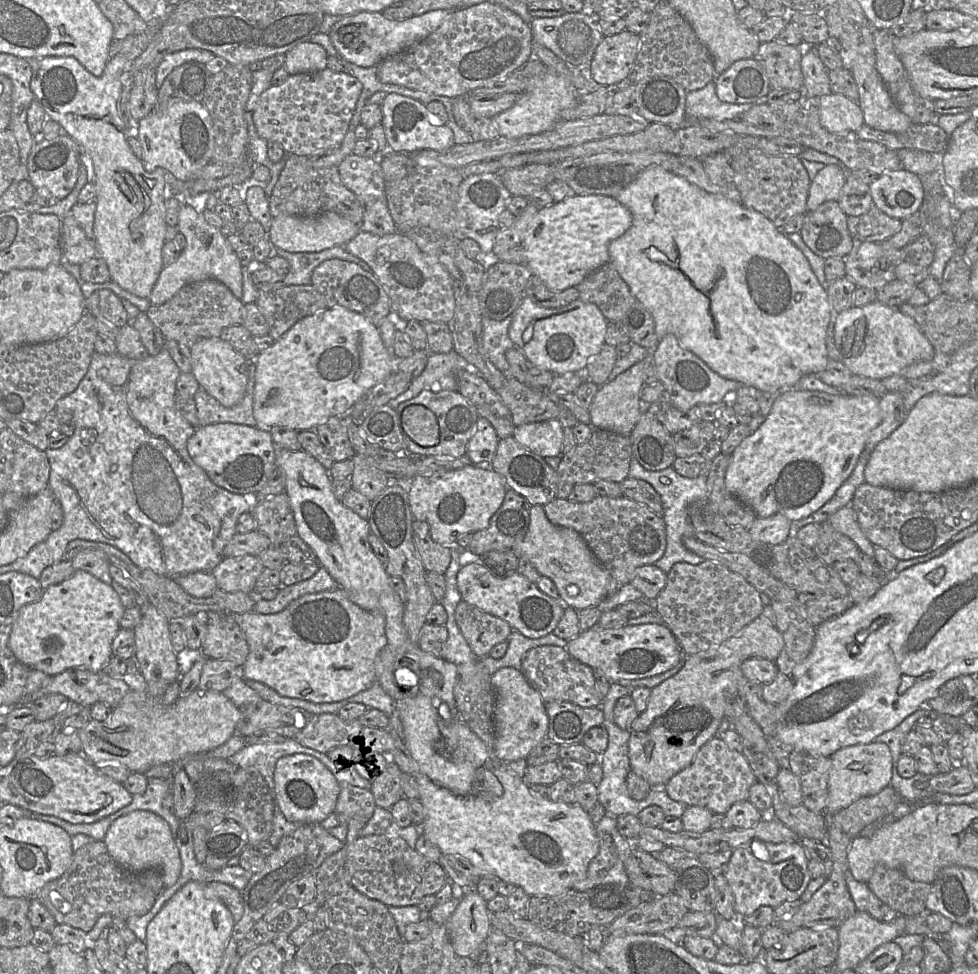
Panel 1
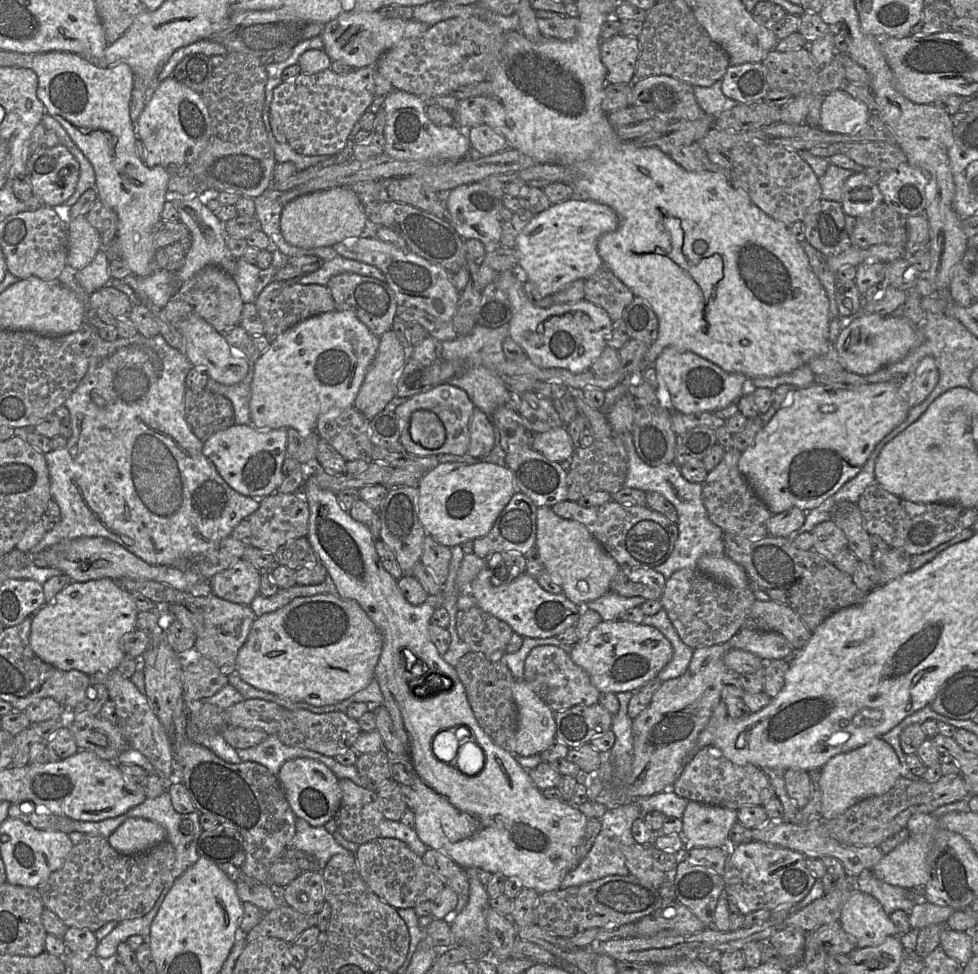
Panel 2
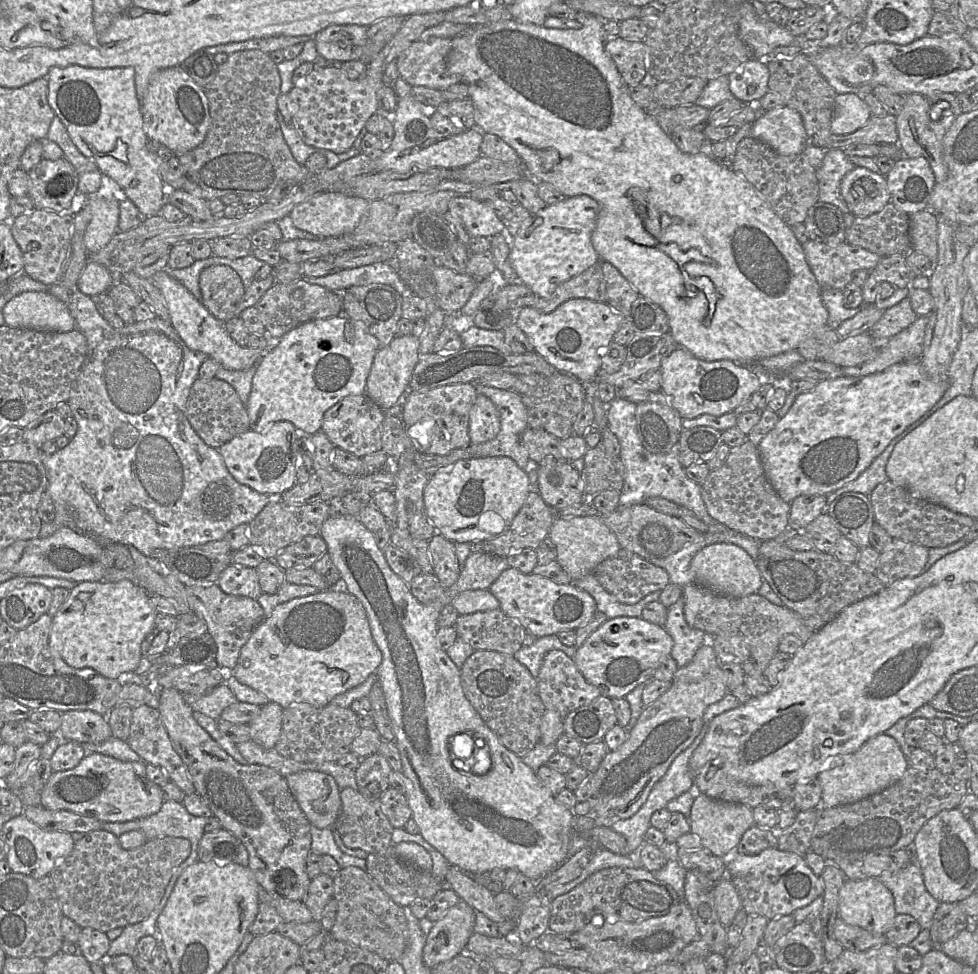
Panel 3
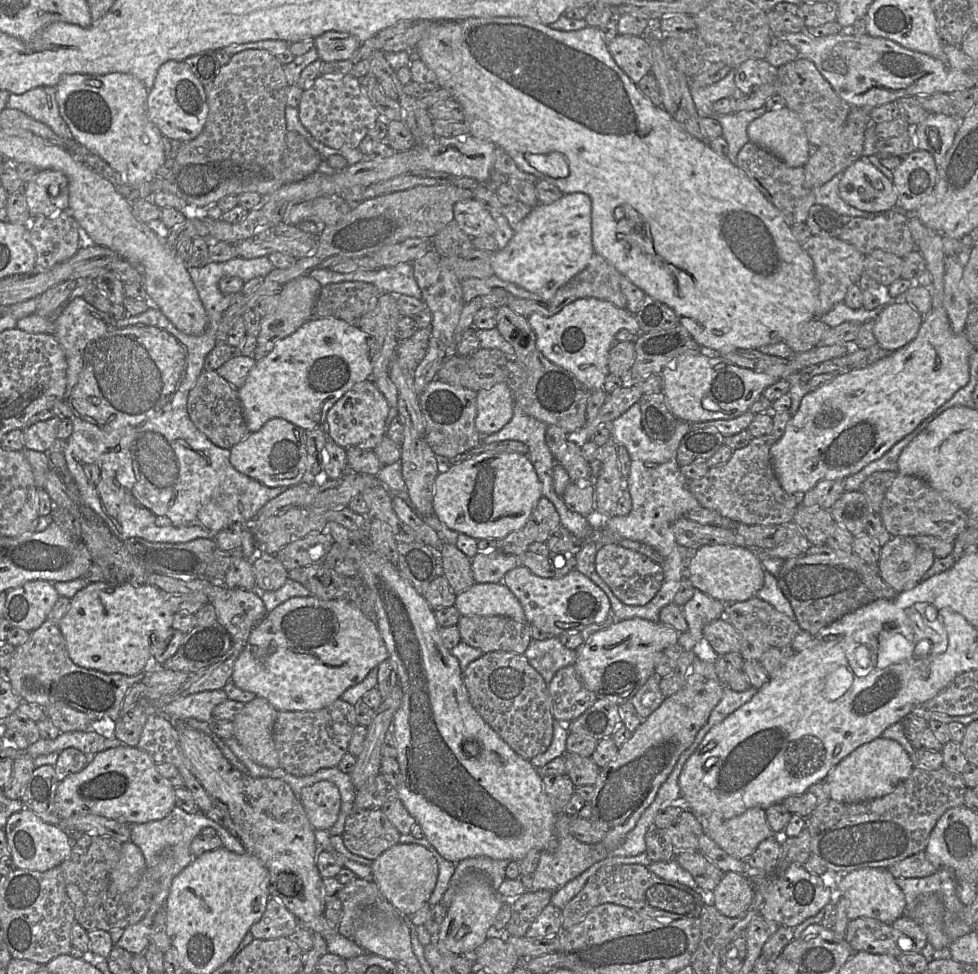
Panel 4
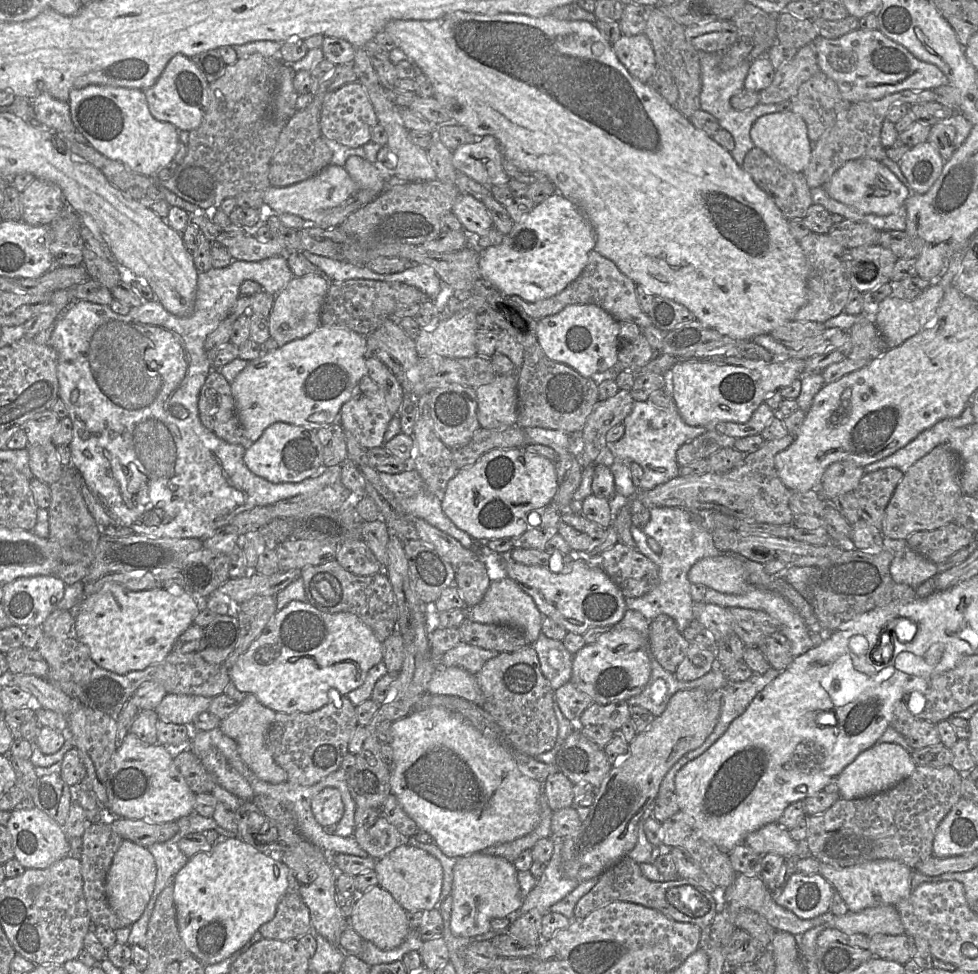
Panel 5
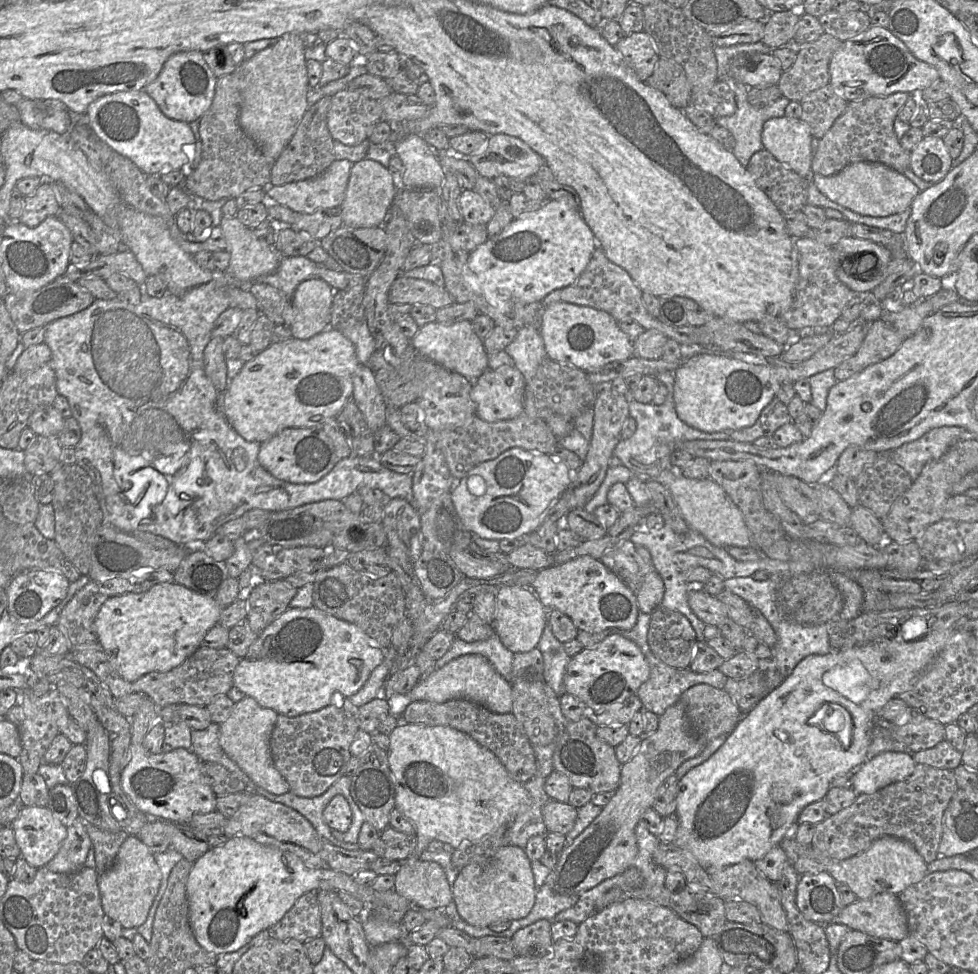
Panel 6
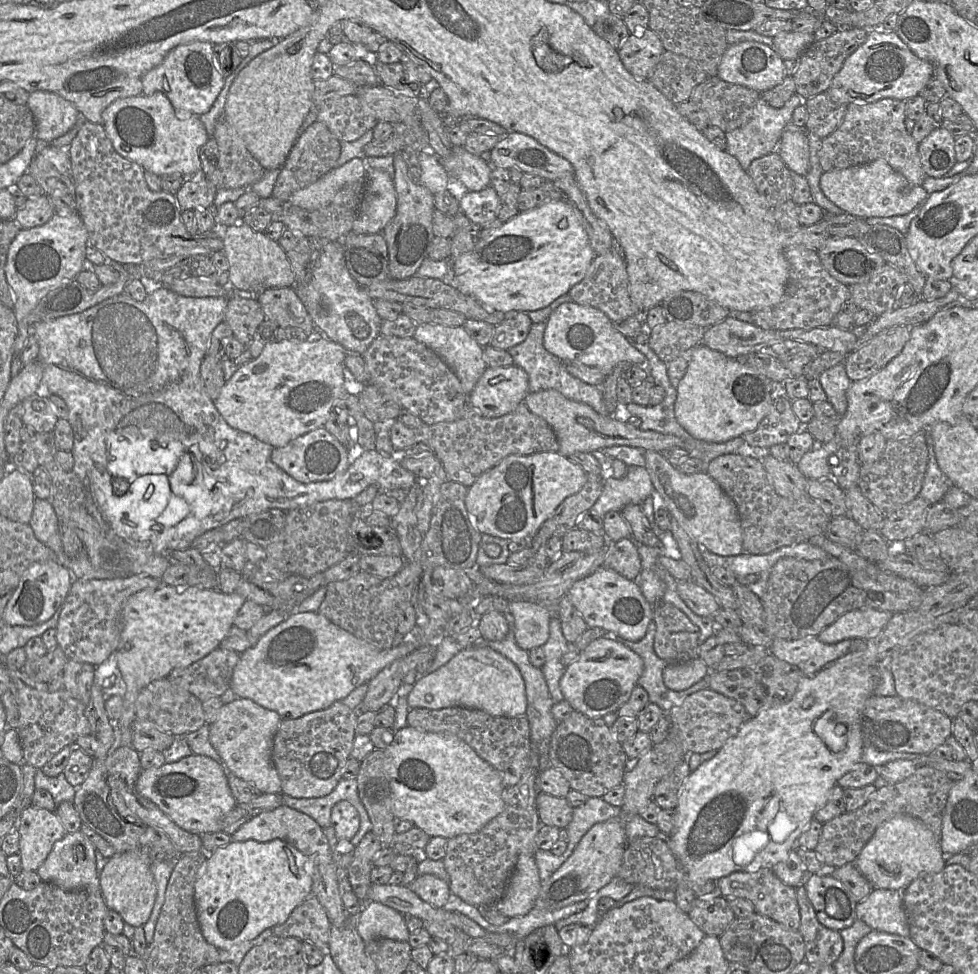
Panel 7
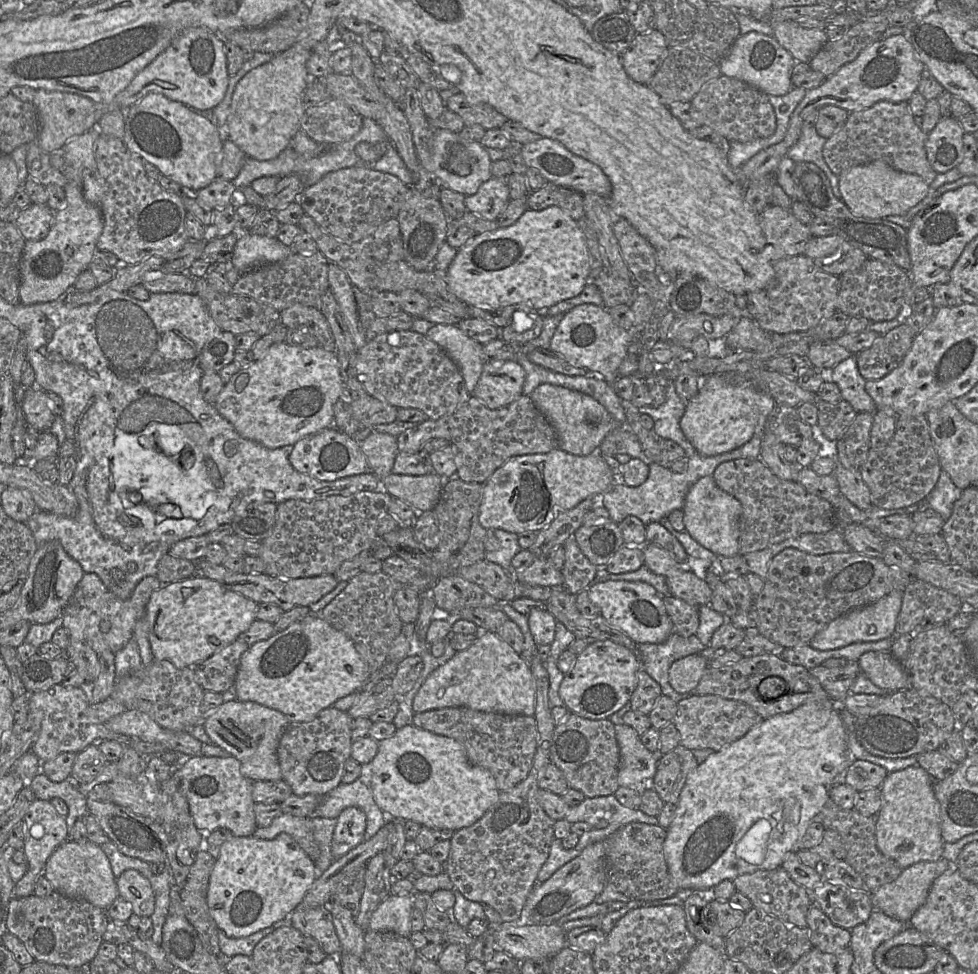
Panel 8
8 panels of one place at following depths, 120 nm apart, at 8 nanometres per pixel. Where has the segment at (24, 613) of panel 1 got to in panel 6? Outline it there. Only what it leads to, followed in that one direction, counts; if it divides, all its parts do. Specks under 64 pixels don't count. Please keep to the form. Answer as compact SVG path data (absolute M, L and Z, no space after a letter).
M175 582L172 583L161 583L154 585L149 590L141 593L125 593L117 596L110 597L107 599L103 605L101 606L95 621L94 621L94 631L97 636L97 641L104 650L105 654L107 655L111 665L114 669L119 673L119 675L125 679L126 681L136 681L143 675L150 673L150 672L166 672L169 671L180 664L182 664L186 658L192 655L202 643L203 638L205 637L206 633L217 624L221 610L221 607L214 596L206 596L201 595L183 585L177 584Z

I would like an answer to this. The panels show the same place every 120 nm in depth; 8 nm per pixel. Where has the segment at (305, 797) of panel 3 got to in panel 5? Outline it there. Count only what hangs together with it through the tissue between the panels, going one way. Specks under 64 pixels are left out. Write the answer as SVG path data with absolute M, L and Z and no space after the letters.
M333 787L324 788L312 799L311 809L322 827L337 825L344 814L340 791Z

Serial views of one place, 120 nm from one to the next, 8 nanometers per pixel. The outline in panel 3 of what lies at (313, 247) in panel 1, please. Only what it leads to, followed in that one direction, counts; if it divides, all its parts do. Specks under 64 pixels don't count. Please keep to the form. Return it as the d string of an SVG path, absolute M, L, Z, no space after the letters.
M322 192L296 205L289 216L294 226L300 230L319 238L338 237L351 233L359 225L369 204L370 201L366 199L348 196L341 192Z

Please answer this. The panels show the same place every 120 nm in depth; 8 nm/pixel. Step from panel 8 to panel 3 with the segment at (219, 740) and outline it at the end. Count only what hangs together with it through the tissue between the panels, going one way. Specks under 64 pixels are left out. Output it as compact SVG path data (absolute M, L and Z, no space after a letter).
M269 701L260 707L258 714L247 724L250 728L250 740L265 749L275 748L282 727L283 708Z

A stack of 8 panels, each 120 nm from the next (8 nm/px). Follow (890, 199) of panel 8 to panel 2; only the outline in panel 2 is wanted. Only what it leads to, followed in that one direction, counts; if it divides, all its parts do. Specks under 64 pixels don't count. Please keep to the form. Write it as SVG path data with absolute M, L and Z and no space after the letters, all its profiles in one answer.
M855 172L844 182L842 207L845 215L862 217L881 203L883 203L883 195L878 185L865 173Z

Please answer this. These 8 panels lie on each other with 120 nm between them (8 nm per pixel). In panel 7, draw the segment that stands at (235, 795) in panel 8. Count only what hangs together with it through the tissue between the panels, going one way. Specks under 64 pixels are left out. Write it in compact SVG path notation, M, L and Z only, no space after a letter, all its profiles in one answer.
M197 754L177 762L165 763L158 768L142 770L136 789L181 828L199 835L221 832L223 817L238 804L230 790L223 765L210 757Z

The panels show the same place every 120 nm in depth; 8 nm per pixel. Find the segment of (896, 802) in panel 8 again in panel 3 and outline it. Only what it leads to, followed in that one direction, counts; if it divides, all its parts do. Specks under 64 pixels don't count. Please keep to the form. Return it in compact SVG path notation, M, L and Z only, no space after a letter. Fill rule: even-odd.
M696 794L689 816L690 832L699 836L703 848L727 859L735 852L746 830L755 825L752 809L744 804L720 801L704 794ZM878 879L846 880L839 892L838 915L845 923L885 935L895 921L891 891Z

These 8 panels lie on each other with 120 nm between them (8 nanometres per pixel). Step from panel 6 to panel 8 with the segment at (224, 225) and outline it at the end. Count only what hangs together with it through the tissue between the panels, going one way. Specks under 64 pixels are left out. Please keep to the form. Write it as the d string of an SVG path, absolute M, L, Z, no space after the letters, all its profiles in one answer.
M244 232L235 244L231 263L238 271L245 273L259 266L281 261L291 253L291 248L276 237Z

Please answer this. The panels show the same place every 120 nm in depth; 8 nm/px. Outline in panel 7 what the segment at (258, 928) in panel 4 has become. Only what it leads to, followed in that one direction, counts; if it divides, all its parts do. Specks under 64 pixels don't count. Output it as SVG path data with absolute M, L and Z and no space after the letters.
M313 894L298 905L284 923L273 927L273 935L307 940L324 951L328 949L331 927L326 910Z

